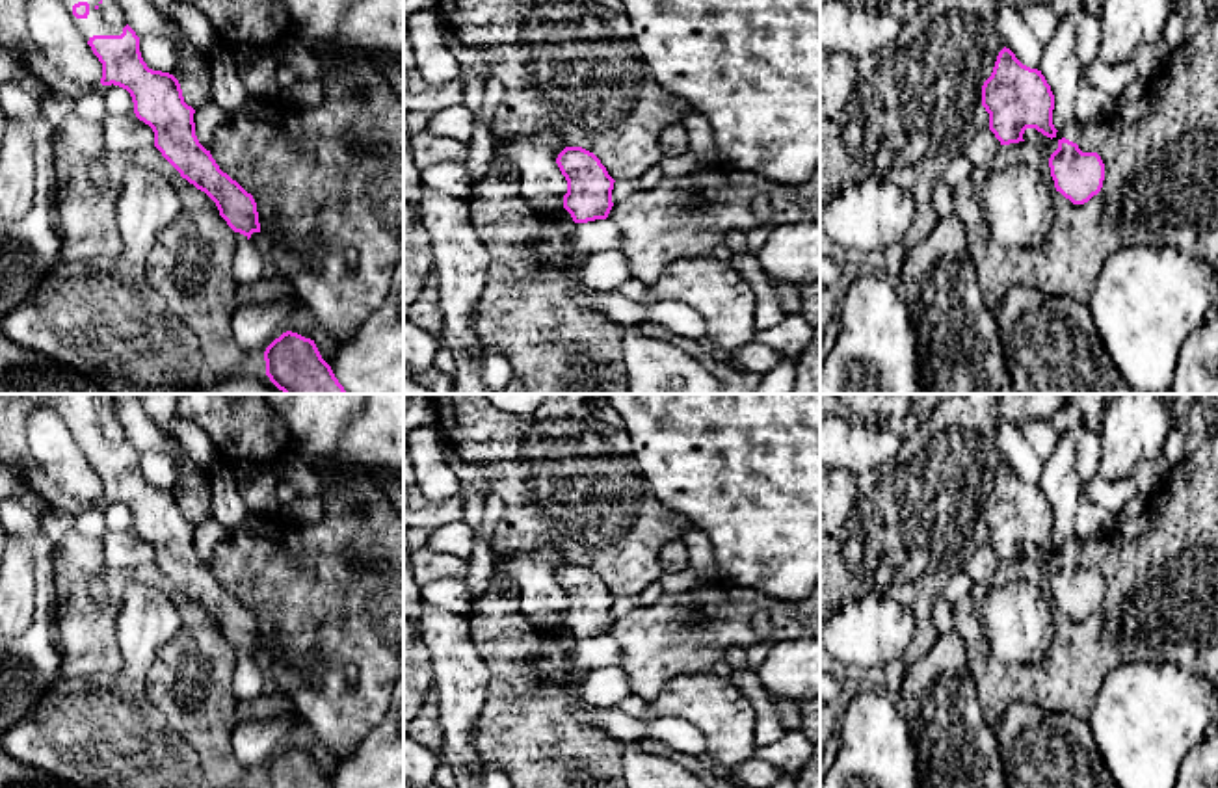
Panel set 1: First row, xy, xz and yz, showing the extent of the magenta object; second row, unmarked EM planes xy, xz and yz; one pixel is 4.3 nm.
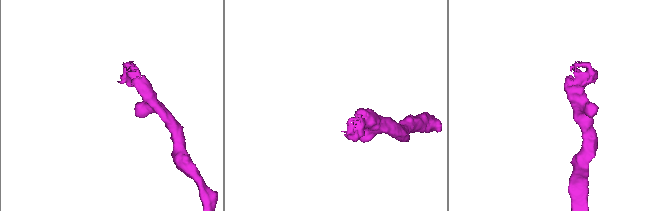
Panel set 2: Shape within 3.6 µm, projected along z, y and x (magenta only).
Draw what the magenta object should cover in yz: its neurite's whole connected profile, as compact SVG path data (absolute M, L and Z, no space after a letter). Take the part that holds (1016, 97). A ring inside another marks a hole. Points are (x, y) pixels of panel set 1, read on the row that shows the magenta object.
M1006 46L982 85L982 106L989 113L989 130L1000 145L1025 141L1026 128L1056 138L1051 85L1041 71L1023 65Z

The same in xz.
M565 147L558 154L556 164L567 180L563 208L573 221L606 219L614 206L612 190L616 180L601 160L582 147Z

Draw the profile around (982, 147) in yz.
M989 128L978 130L971 136L963 154L969 158L976 173L987 173L999 154L1000 141Z

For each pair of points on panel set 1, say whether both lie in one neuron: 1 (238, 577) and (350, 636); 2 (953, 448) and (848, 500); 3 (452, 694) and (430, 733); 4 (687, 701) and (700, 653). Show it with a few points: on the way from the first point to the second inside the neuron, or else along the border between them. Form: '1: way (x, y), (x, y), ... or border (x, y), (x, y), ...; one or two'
1: way (266, 577), (291, 577), (322, 608); one
2: way (926, 474), (902, 499), (874, 499); one
3: border (434, 690), (443, 761); two
4: border (707, 669), (675, 675), (657, 696); two

